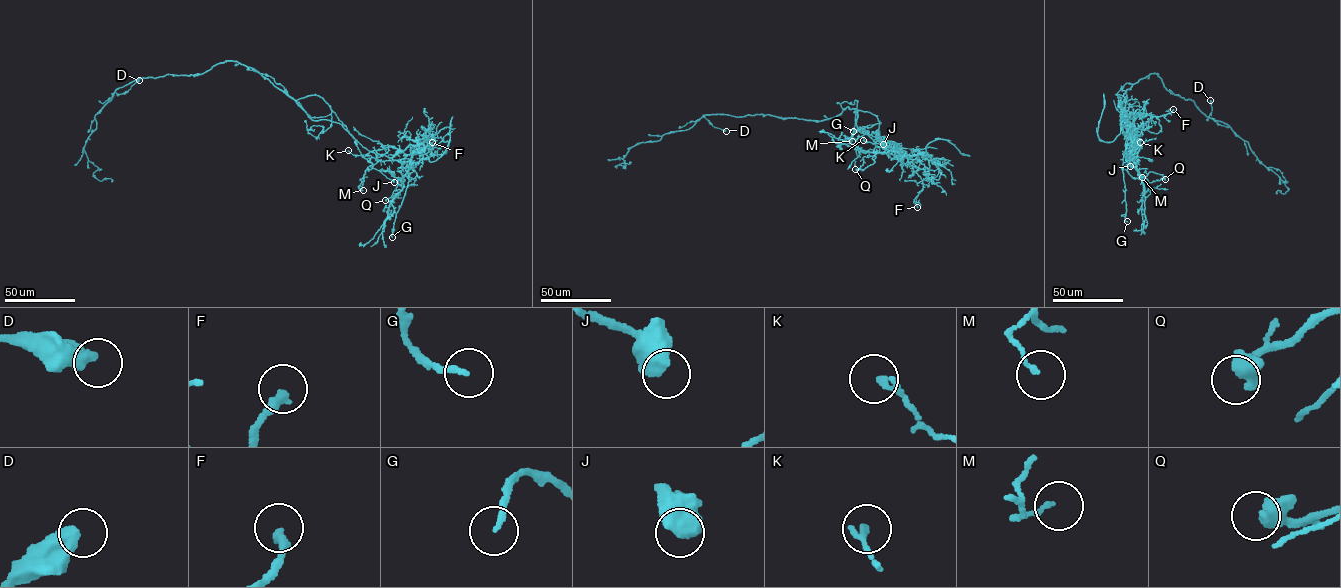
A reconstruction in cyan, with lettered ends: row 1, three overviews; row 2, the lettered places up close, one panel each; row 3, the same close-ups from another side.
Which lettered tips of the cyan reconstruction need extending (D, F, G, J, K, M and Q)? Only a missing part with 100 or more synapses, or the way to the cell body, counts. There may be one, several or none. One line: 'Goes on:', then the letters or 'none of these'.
Goes on: none of these

